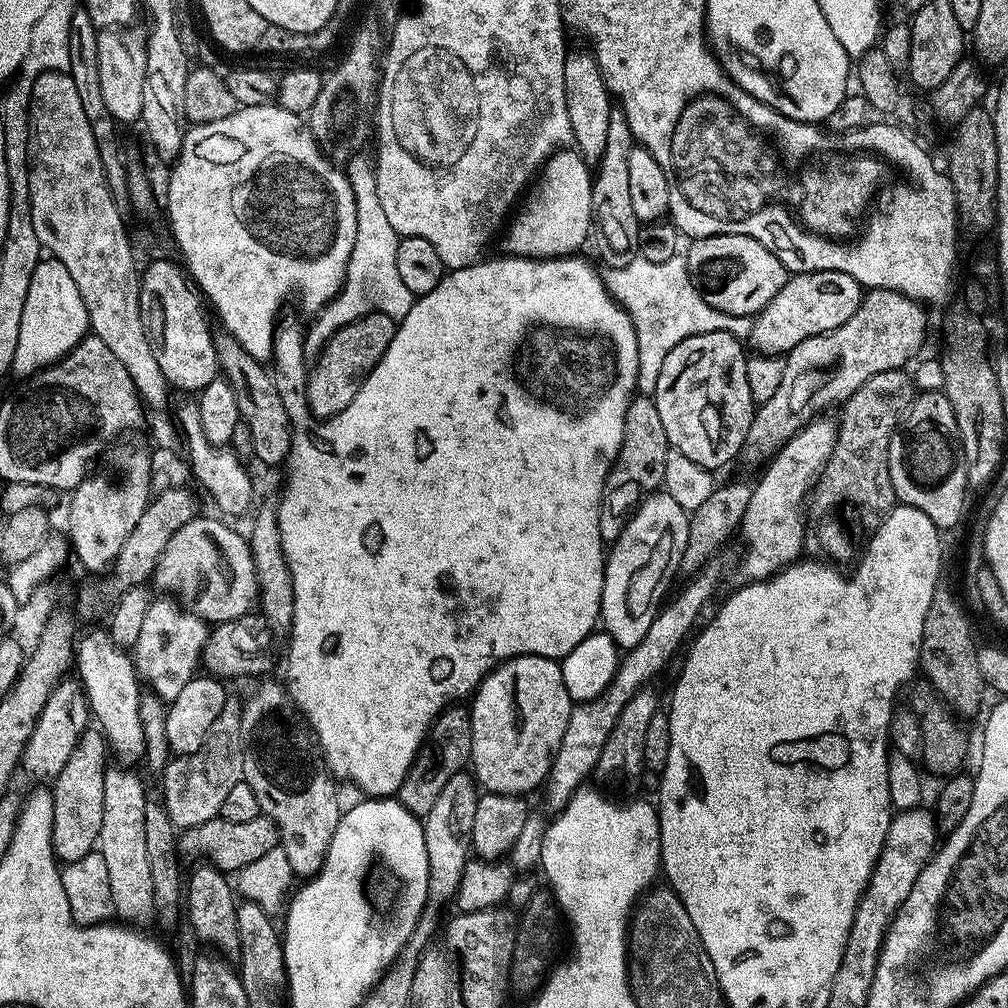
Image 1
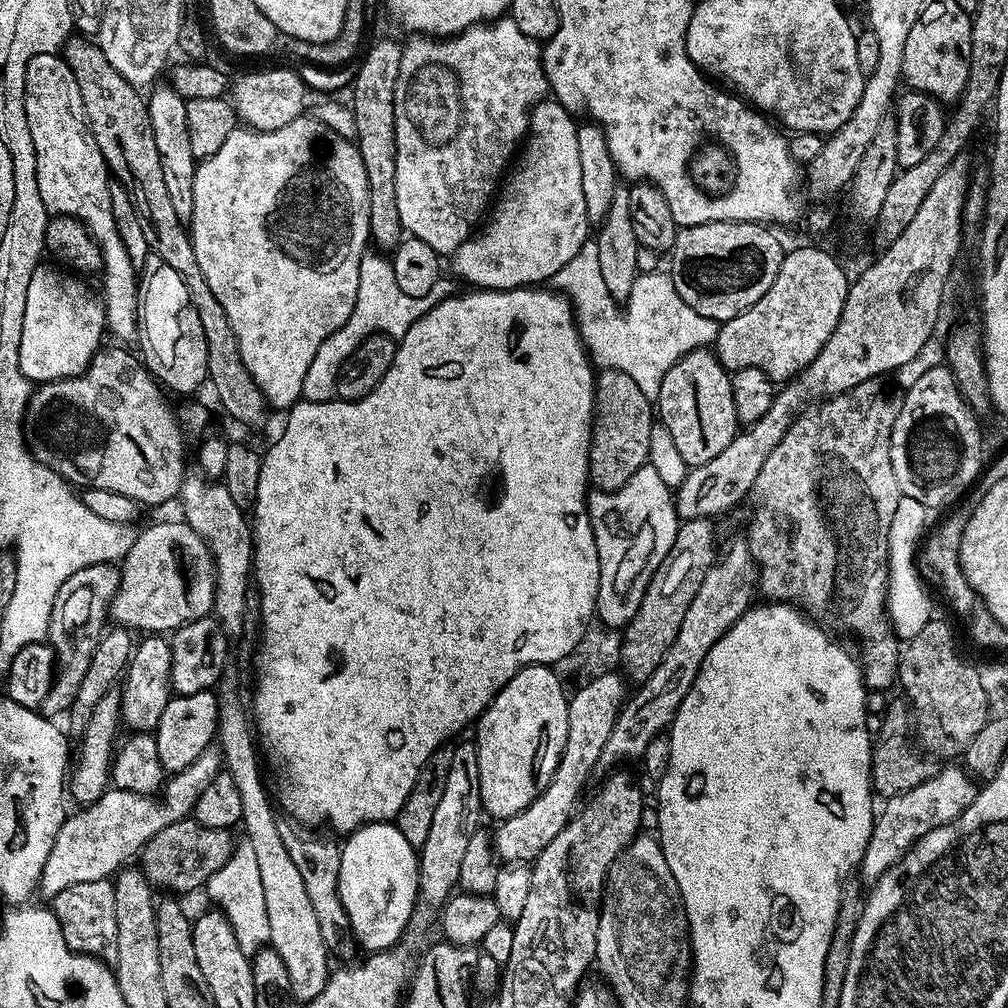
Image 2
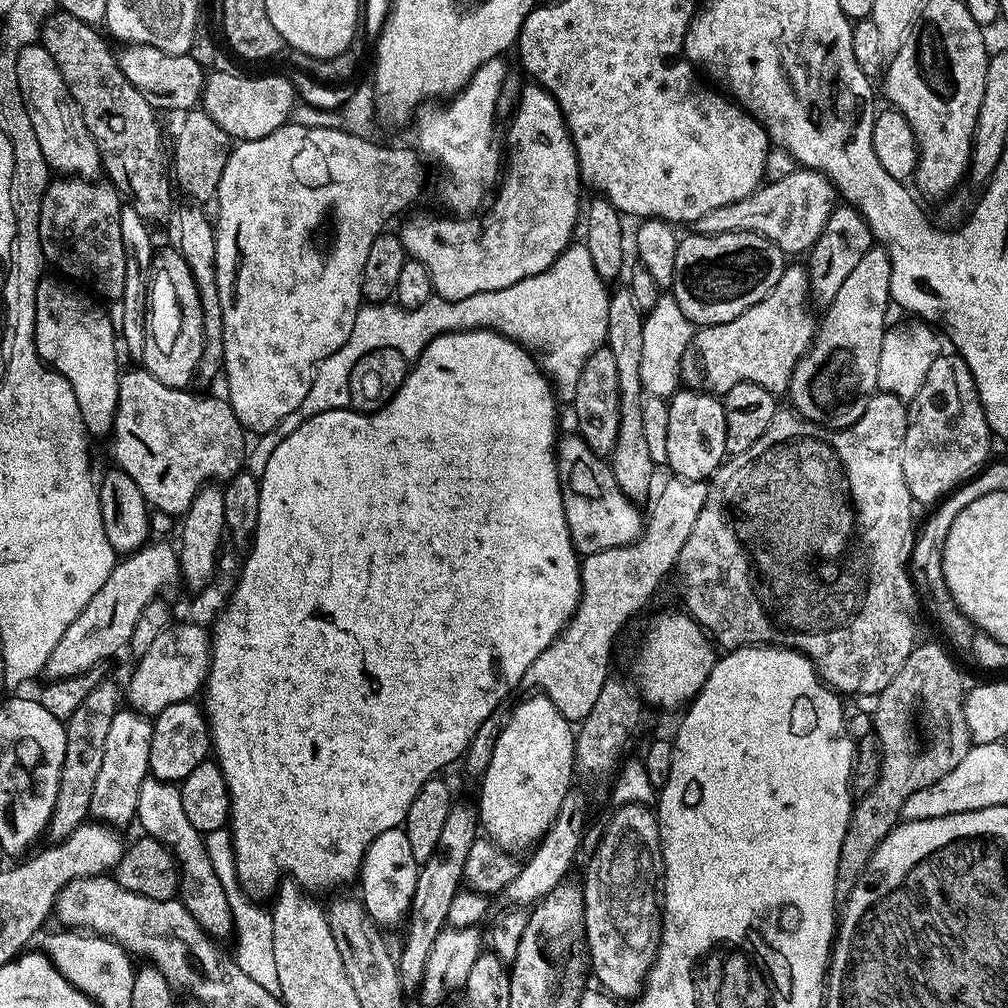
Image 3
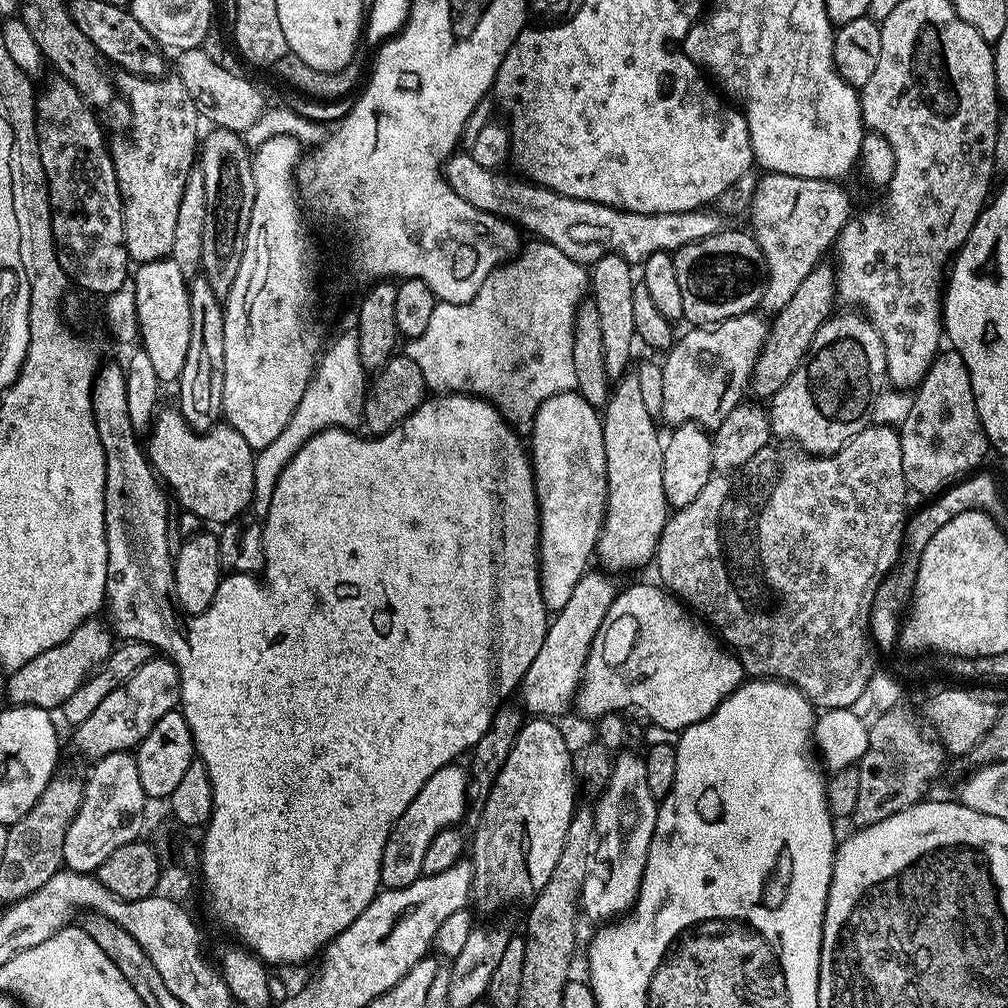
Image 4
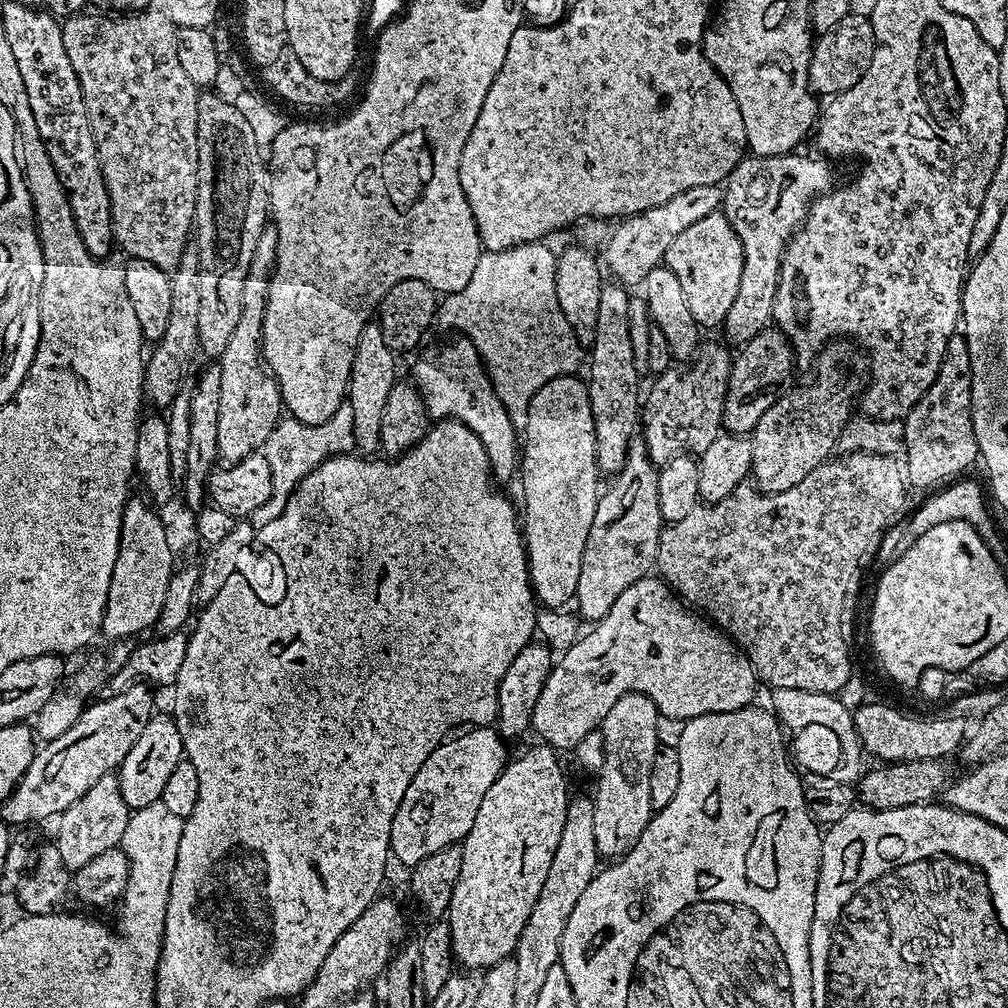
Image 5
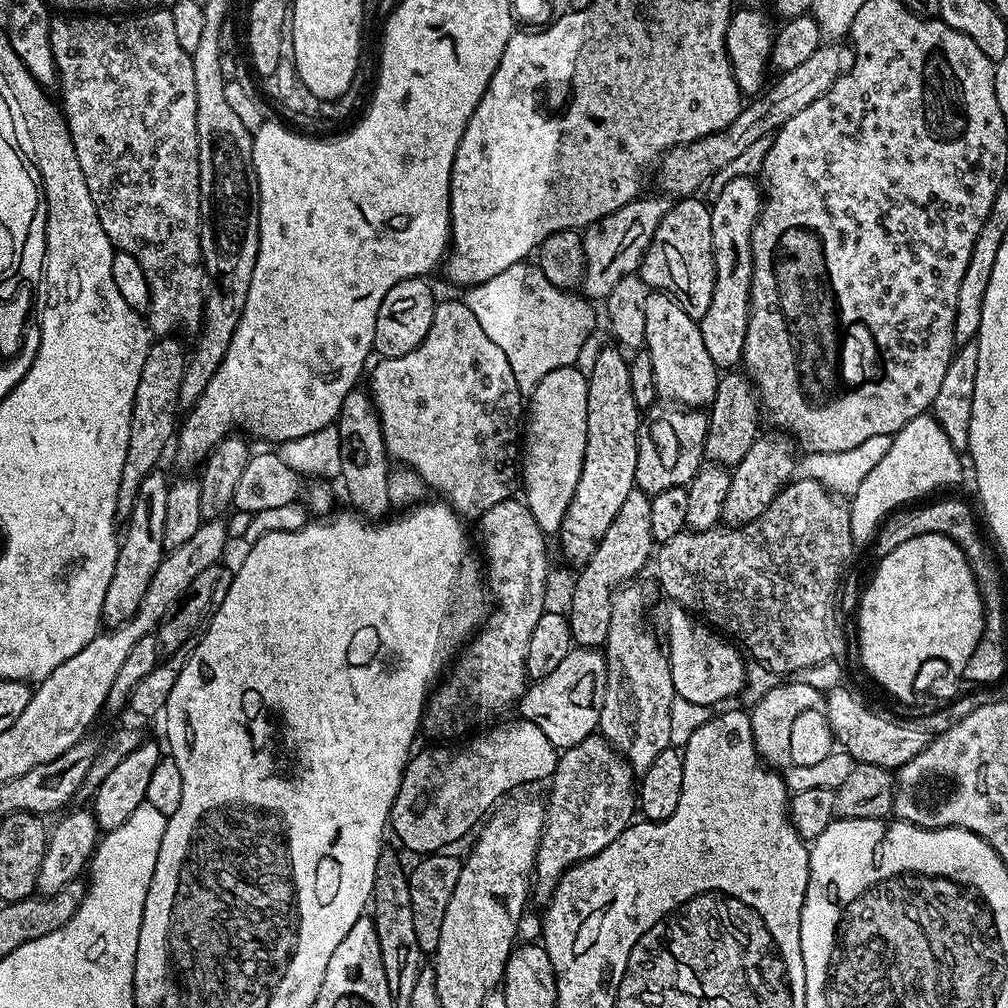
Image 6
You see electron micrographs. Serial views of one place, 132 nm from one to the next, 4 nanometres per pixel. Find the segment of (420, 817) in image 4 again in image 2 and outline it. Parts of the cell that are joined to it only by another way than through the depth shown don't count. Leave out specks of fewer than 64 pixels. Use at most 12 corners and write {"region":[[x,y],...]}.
{"region":[[395,823],[340,849],[340,897],[369,953],[404,932],[417,849]]}

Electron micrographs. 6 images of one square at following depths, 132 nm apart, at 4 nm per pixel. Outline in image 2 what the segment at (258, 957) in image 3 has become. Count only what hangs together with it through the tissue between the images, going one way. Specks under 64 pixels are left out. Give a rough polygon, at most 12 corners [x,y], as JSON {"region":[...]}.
{"region":[[246,838],[204,887],[249,957],[268,944],[258,856]]}

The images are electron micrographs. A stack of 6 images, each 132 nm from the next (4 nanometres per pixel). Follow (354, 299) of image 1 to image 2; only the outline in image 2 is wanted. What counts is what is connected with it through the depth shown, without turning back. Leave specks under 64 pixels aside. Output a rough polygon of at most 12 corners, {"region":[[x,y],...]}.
{"region":[[387,255],[360,259],[350,318],[318,346],[302,397],[336,396],[336,378],[368,336],[399,338],[428,311],[405,294]]}

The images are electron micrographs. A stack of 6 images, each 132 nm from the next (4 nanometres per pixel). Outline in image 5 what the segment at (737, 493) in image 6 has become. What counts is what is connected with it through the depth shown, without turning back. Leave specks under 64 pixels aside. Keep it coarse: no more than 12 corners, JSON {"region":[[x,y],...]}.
{"region":[[832,342],[750,434],[751,479],[798,486],[833,455],[866,384]]}

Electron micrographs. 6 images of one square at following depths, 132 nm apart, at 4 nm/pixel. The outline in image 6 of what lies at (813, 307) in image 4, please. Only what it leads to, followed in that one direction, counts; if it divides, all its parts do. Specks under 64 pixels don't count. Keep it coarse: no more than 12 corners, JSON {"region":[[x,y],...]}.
{"region":[[747,375],[717,379],[705,457],[735,466],[758,438],[762,409]]}

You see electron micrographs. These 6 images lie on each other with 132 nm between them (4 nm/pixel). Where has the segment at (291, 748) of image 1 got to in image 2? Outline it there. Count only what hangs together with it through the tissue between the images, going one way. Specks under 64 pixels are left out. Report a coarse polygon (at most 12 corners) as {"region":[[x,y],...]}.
{"region":[[291,819],[282,842],[329,949],[354,937],[340,897],[340,849]]}

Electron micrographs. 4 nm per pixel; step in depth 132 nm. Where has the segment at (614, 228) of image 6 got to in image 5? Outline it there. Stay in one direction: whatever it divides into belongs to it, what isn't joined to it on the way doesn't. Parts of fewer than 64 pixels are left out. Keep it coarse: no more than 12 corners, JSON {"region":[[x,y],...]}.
{"region":[[691,188],[621,219],[604,244],[607,275],[643,285],[670,242],[721,204]]}

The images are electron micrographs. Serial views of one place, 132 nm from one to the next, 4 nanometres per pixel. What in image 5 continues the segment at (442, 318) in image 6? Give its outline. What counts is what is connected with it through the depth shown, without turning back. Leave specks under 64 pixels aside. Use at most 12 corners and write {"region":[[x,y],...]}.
{"region":[[467,338],[428,352],[414,387],[433,421],[480,440],[493,481],[518,472],[518,430]]}

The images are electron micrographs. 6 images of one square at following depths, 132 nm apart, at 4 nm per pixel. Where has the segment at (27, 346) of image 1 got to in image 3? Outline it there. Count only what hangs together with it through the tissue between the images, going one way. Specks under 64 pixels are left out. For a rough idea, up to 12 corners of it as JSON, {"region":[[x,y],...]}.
{"region":[[41,279],[34,342],[93,437],[111,431],[122,367],[103,303]]}

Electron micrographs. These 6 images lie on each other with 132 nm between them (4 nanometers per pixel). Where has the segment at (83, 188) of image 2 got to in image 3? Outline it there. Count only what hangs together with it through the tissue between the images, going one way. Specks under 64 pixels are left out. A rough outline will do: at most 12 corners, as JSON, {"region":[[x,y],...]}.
{"region":[[54,58],[16,69],[49,169],[95,177],[100,151]]}

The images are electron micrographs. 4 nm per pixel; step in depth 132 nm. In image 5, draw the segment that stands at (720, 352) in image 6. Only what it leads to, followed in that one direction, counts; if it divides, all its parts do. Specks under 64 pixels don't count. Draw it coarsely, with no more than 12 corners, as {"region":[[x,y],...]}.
{"region":[[744,158],[722,212],[744,247],[722,325],[743,346],[769,327],[782,242],[833,191],[825,161]]}

